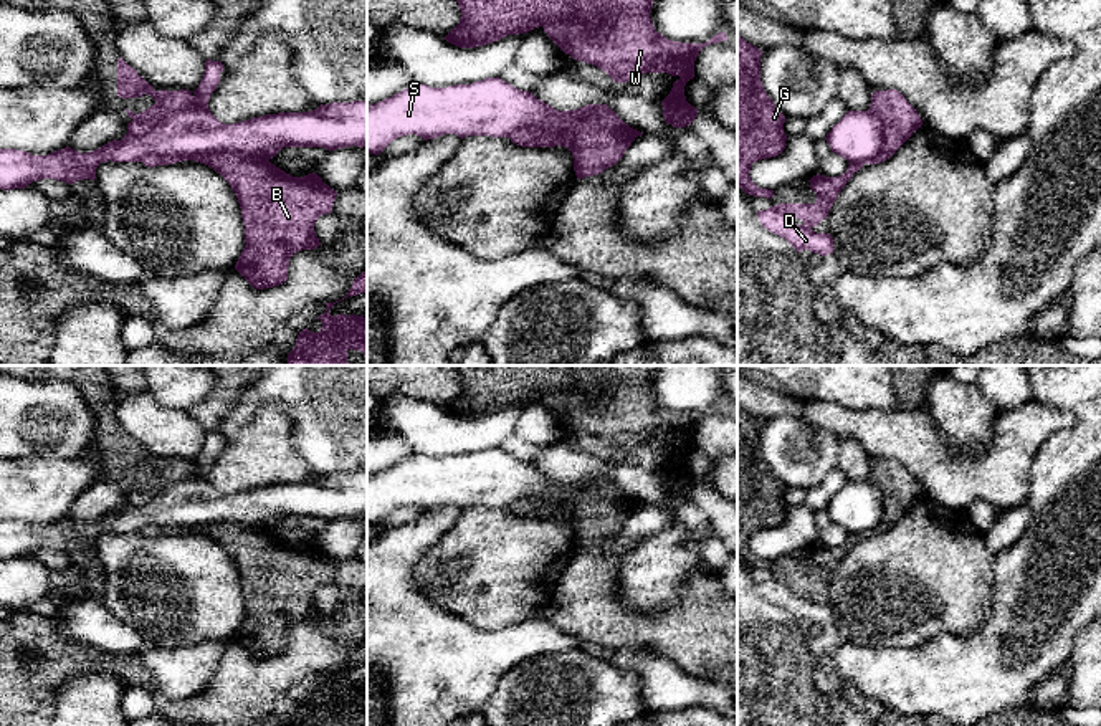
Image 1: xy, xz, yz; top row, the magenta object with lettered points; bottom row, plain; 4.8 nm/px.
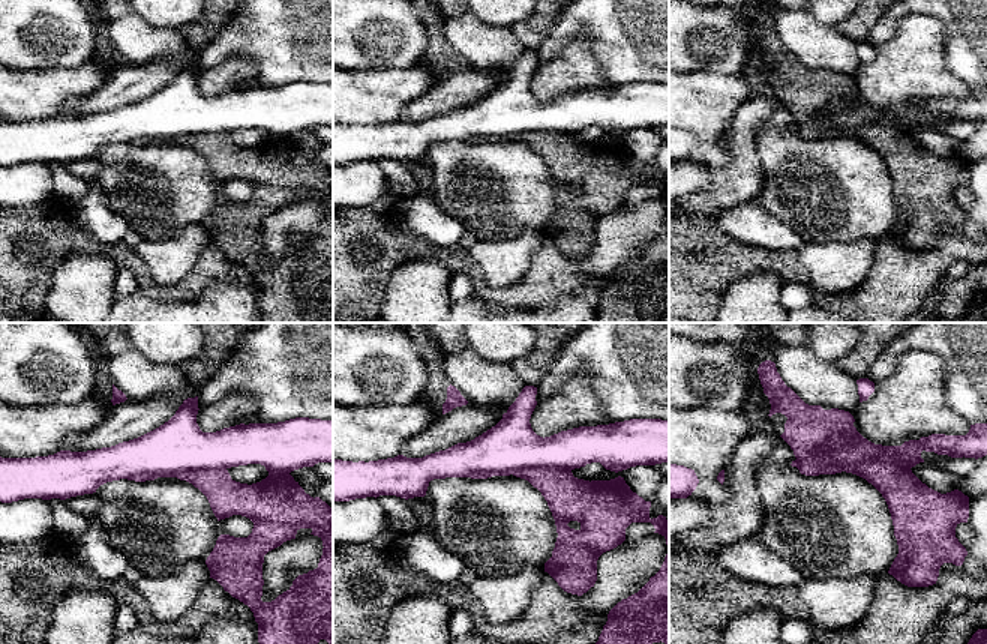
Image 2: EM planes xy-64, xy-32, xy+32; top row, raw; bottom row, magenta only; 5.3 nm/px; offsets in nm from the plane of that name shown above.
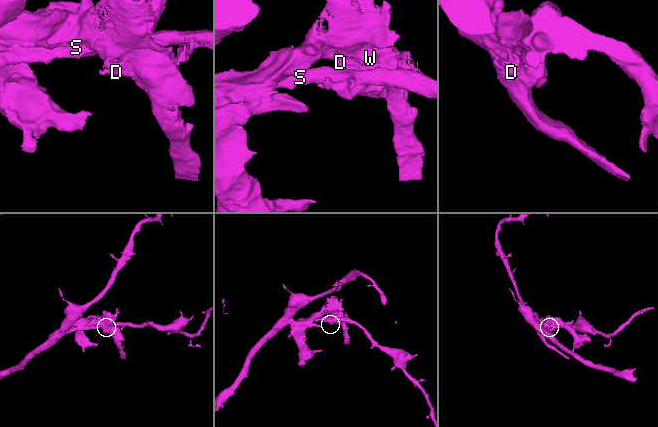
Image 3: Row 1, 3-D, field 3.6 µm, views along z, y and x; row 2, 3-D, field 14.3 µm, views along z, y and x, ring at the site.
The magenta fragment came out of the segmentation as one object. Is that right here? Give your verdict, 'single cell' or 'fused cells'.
fused cells

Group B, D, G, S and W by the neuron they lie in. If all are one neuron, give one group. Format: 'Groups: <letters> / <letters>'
Groups: B D G W / S

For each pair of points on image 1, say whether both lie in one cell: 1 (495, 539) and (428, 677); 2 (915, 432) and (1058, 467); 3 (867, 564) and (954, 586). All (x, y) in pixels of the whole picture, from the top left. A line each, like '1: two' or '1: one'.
1: two
2: two
3: one

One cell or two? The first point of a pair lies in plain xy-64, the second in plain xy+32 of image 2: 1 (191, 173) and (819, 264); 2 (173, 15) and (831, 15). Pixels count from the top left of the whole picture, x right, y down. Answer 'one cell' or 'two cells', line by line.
1: two cells
2: one cell

